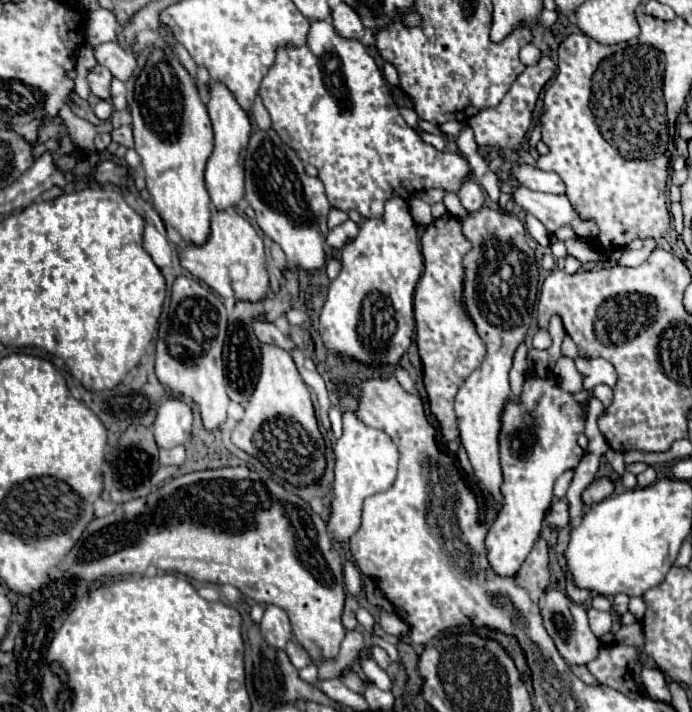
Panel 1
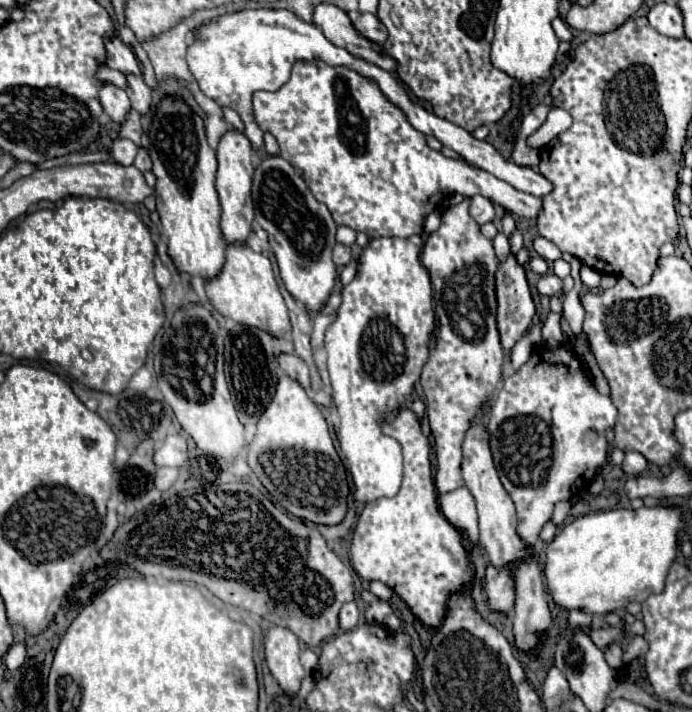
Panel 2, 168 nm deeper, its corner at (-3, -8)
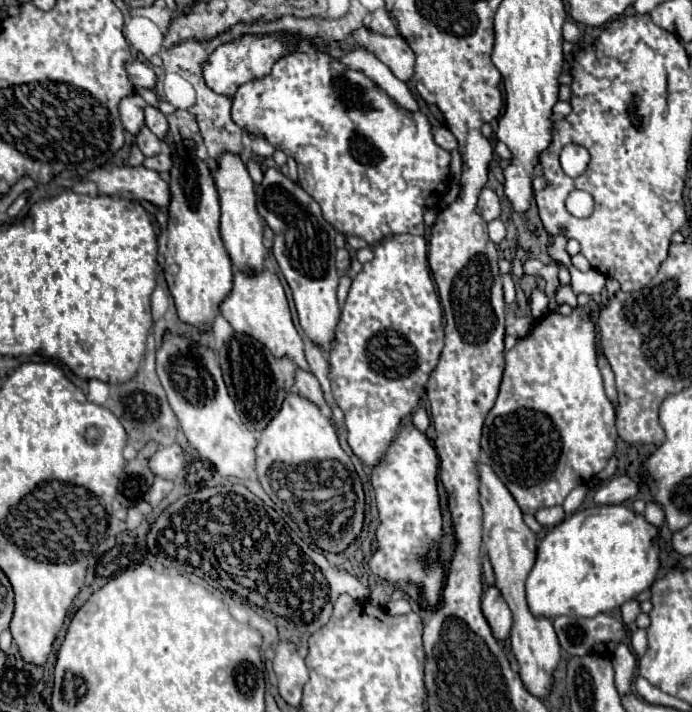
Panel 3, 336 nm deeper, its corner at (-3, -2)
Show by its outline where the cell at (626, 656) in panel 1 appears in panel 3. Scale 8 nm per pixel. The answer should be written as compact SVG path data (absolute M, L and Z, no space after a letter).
M637 629L630 637L630 646L634 649L634 653L640 657L644 655L648 647L647 632L645 629Z

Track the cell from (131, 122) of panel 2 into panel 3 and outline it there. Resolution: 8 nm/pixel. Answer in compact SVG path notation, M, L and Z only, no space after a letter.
M142 125L140 133L136 135L136 143L138 143L138 147L142 149L142 153L144 153L146 157L160 153L160 139L158 139L146 125Z

